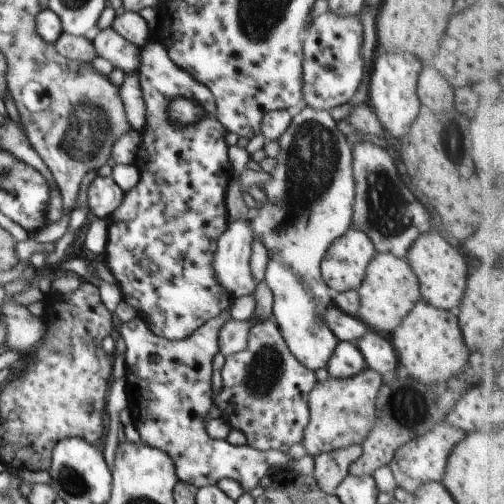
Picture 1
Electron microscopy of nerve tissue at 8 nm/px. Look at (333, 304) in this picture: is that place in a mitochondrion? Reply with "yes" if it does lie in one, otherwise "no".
no

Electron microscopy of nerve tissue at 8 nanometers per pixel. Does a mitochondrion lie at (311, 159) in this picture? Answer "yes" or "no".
yes

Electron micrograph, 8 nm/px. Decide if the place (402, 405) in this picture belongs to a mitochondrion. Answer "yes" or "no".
yes

